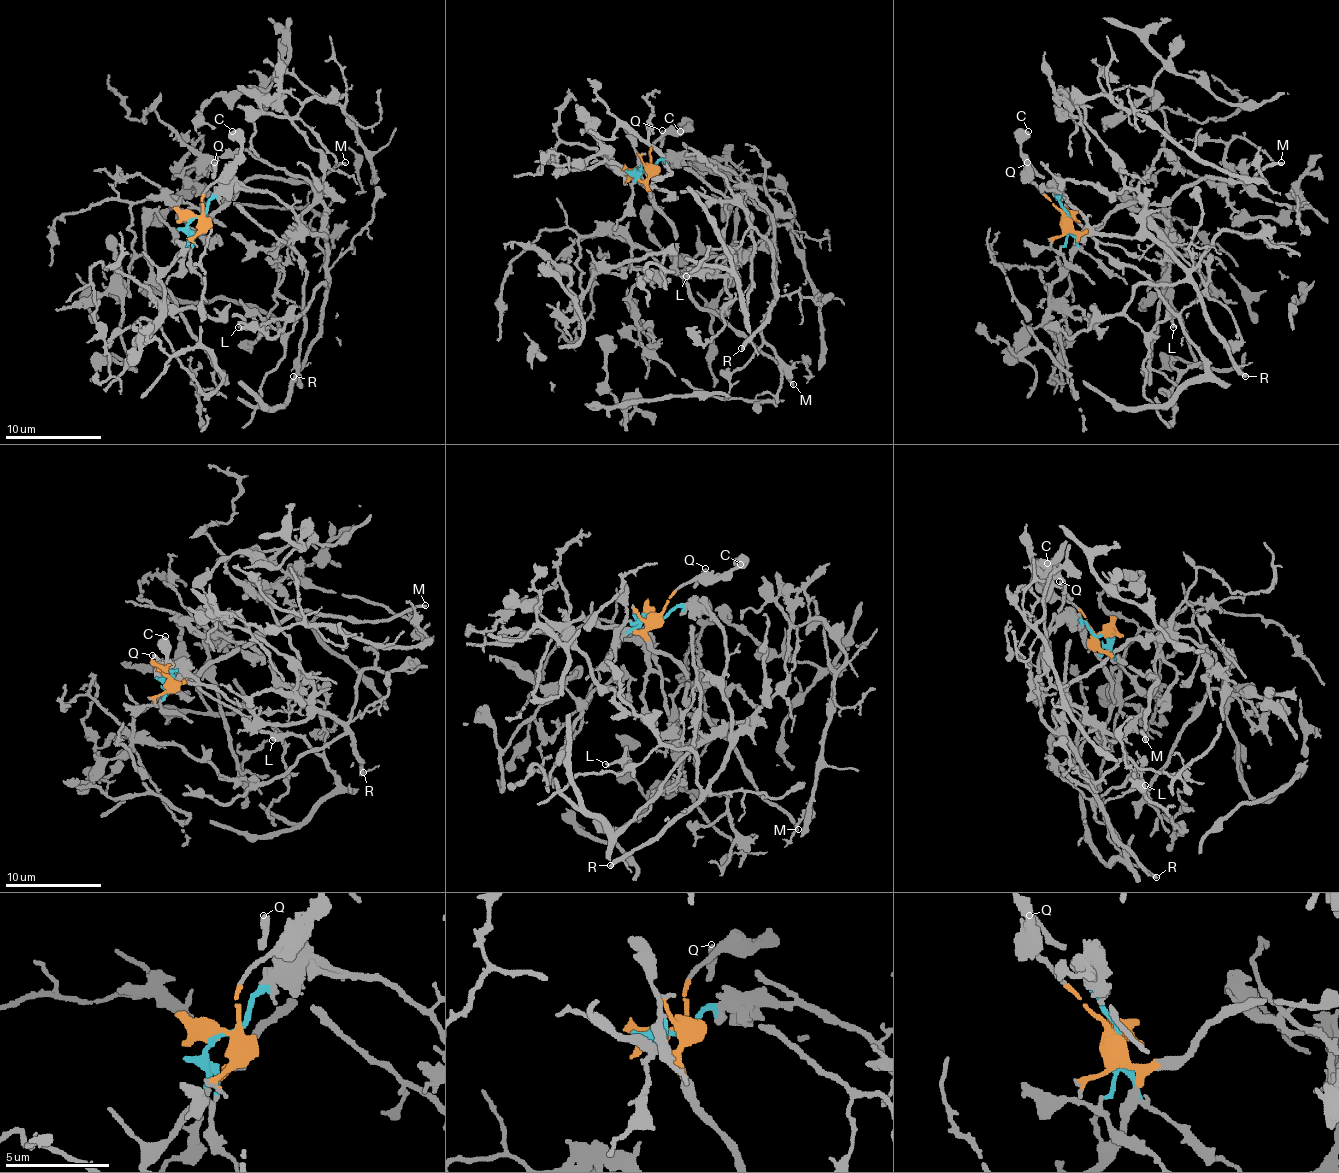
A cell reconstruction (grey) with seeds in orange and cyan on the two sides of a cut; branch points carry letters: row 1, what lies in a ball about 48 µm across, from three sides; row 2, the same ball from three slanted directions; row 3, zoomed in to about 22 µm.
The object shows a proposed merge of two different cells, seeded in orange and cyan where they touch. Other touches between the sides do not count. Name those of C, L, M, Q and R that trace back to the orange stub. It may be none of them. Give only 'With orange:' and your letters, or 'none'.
With orange: C, M, Q

